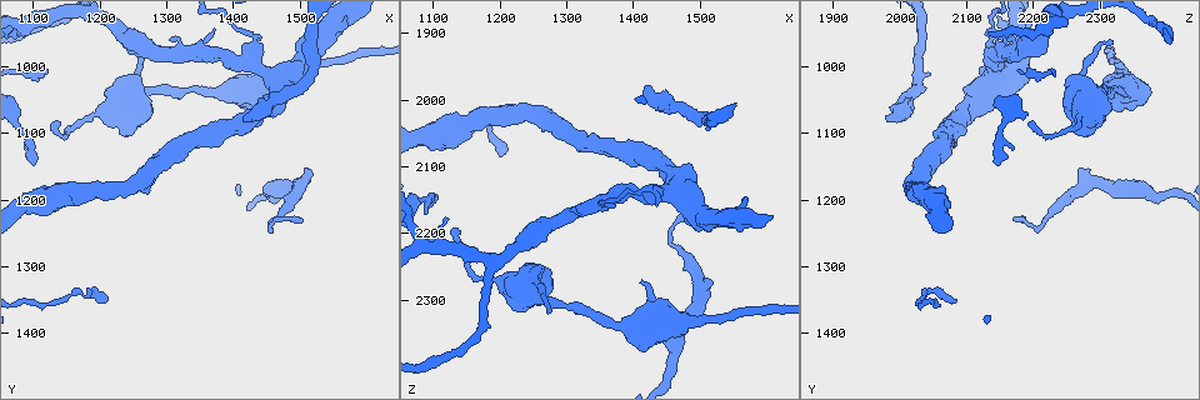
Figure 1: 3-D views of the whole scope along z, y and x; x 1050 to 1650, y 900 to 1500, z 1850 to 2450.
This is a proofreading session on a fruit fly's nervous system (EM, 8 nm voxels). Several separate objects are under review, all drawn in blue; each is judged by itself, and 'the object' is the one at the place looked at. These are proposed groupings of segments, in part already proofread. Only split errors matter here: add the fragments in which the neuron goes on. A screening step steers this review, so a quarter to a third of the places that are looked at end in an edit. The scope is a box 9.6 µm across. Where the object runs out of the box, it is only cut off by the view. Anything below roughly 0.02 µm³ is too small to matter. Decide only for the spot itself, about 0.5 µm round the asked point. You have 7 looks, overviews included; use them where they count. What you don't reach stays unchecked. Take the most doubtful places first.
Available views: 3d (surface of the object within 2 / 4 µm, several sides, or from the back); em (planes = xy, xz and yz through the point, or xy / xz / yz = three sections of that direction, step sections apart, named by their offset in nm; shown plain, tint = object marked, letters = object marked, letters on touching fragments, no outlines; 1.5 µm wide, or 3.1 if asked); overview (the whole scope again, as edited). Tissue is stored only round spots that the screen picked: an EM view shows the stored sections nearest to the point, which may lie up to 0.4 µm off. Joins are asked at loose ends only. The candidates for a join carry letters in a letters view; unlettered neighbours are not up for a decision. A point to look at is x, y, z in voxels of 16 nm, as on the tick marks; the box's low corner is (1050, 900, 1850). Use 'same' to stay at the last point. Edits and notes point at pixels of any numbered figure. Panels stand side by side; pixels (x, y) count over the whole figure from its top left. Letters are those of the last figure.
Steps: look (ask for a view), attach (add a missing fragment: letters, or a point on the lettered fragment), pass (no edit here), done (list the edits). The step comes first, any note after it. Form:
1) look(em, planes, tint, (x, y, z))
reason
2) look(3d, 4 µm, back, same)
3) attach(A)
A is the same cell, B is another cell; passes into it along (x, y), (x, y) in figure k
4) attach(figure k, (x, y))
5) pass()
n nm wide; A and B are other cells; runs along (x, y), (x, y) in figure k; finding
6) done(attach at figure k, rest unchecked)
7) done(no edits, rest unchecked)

look(em, yz, step 8, letters, (1415, 1075, 1980))
free end

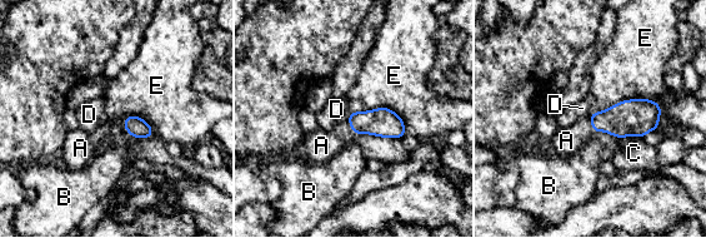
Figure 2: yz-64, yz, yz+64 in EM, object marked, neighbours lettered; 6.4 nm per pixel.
attach(A)
130 nm wide; A is the same cell, B, C, D and E are other cells; passes into it along (629, 118), (591, 123), (566, 140) in figure 2; it goes on there

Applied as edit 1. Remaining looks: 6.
look(3d, 2 µm, back, (1130, 1085, 2190))

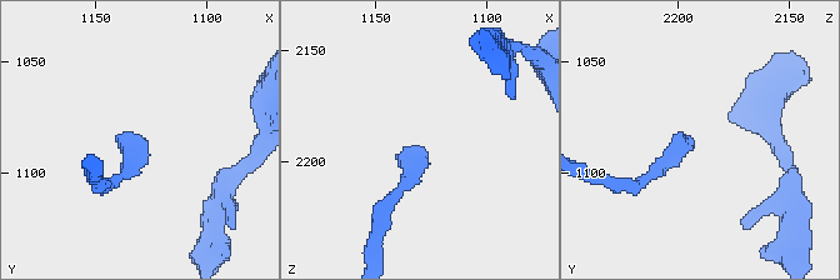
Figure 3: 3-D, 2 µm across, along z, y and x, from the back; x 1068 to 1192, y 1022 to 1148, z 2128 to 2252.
look(em, xz, step 4, letters, (1128, 1084, 2193))
shape alone is not enough

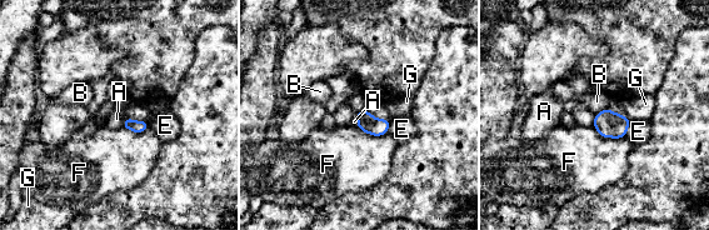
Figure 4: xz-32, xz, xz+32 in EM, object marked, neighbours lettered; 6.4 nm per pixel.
look(em, planes, letters, same)
cut it another way

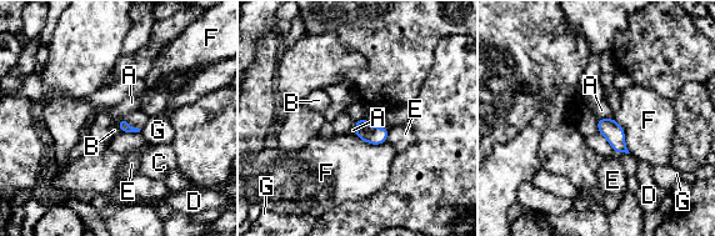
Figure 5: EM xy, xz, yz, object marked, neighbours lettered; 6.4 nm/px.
pass()
70 nm wide; A, B, C, D, E, F and G are other cells; none of them fits

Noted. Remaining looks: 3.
done(attach at figure 2, rest unchecked)

